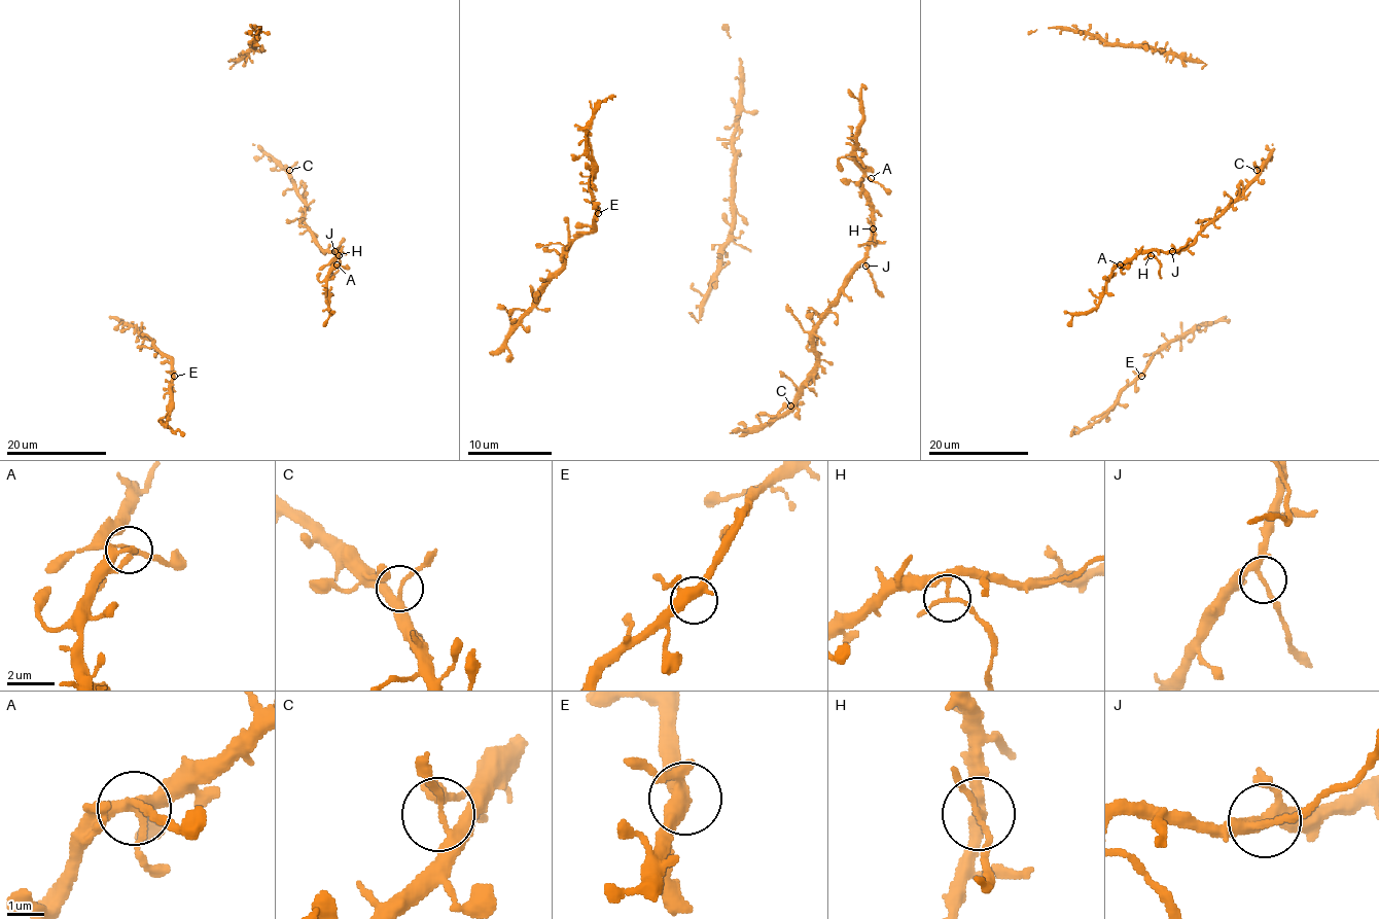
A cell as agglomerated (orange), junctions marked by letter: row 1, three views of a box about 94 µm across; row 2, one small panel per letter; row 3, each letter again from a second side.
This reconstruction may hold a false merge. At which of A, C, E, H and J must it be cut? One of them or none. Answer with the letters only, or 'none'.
none

